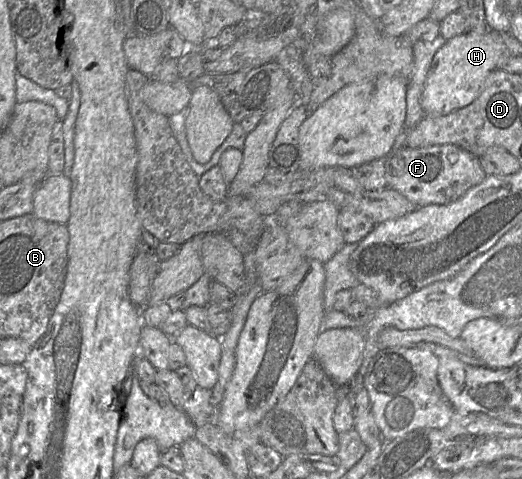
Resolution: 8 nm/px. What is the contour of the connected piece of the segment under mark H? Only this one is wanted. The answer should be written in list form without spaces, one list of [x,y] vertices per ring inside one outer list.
[[[488,29],[483,34],[466,31],[448,40],[434,56],[421,96],[425,116],[442,116],[471,104],[483,90],[488,75],[497,69],[504,52],[502,34]]]

